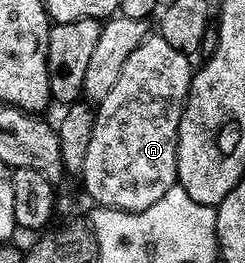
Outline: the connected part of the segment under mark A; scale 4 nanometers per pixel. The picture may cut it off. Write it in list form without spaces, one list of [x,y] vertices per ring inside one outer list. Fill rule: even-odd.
[[[157,34],[147,35],[146,40],[140,42],[140,46],[136,46],[136,50],[132,50],[132,54],[128,54],[128,62],[124,62],[123,68],[120,69],[120,78],[116,78],[116,86],[112,86],[112,90],[108,90],[108,98],[97,101],[94,125],[92,126],[92,142],[88,142],[88,154],[84,157],[84,166],[80,173],[80,179],[90,188],[102,188],[105,186],[106,180],[126,180],[127,186],[134,188],[134,192],[128,193],[126,201],[124,201],[124,207],[128,212],[148,210],[148,206],[152,206],[152,202],[160,202],[160,198],[164,198],[164,194],[168,194],[168,190],[178,184],[178,131],[180,130],[180,118],[184,114],[184,106],[190,93],[190,79],[195,74],[195,69],[190,68],[190,60],[191,57],[187,53],[175,50],[173,46],[168,46],[168,42],[164,42],[162,36]]]

